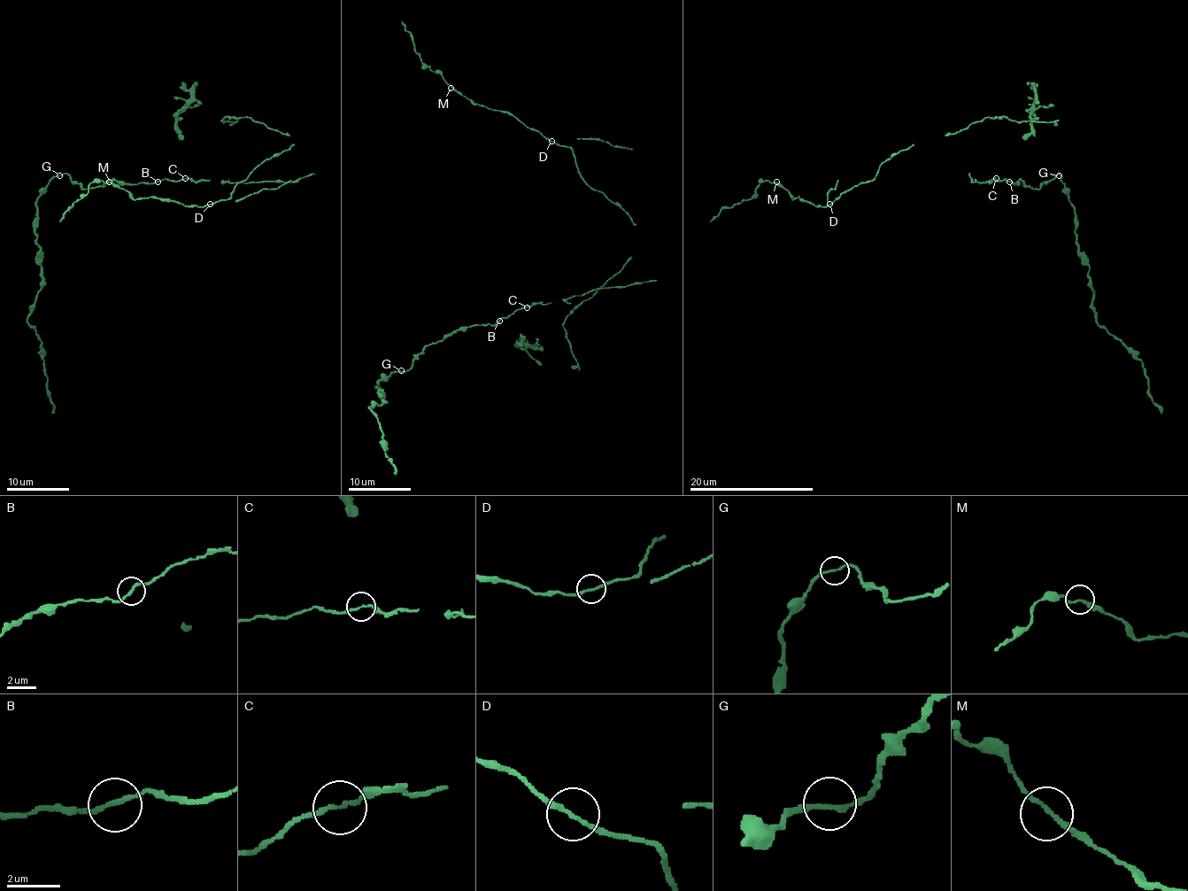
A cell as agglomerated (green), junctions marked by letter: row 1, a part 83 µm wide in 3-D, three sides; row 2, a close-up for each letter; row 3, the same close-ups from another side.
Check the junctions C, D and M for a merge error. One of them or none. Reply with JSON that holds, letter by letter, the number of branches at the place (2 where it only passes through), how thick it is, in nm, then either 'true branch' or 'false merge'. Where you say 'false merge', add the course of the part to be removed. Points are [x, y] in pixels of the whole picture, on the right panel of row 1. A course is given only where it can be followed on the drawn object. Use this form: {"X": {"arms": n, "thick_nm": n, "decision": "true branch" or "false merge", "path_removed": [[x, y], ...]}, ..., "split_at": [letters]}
{"C": {"arms": 2, "thick_nm": 160, "decision": "true branch"}, "D": {"arms": 2, "thick_nm": 160, "decision": "true branch"}, "M": {"arms": 2, "thick_nm": 160, "decision": "true branch"}, "split_at": []}

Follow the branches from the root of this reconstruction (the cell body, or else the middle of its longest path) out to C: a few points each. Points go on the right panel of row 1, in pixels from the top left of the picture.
C: (984, 182), (995, 179)

